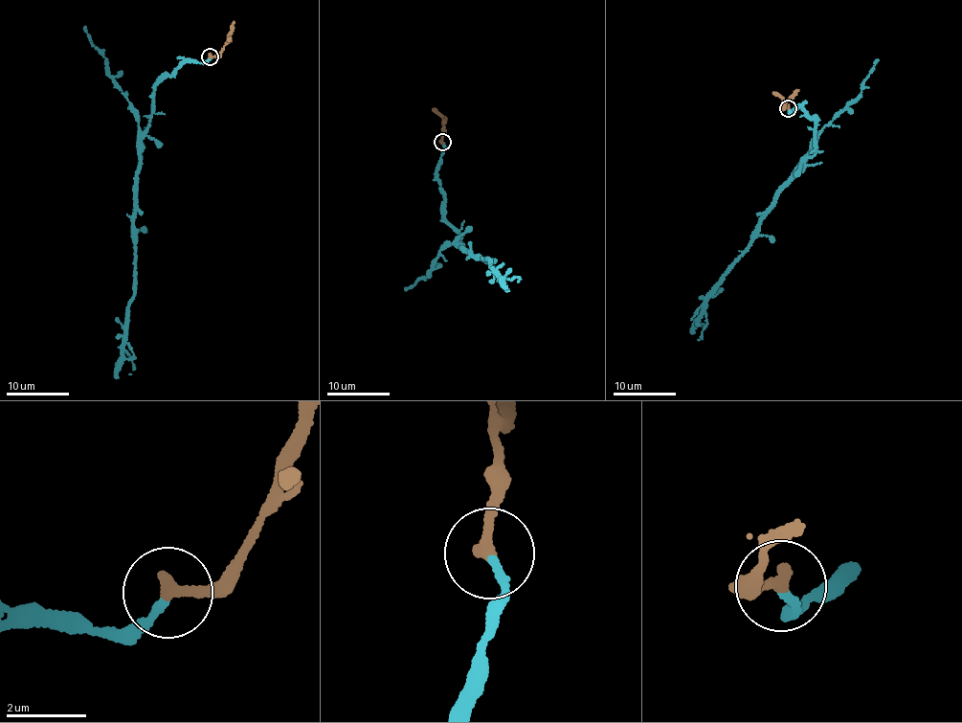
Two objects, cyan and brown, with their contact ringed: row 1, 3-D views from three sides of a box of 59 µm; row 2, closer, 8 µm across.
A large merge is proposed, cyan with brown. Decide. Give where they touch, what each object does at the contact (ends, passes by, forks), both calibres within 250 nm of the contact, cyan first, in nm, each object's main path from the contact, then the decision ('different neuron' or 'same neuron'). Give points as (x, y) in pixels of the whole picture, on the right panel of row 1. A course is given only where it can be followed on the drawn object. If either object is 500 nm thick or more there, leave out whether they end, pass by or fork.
place (788, 108); cyan ends; brown ends; calibres 200 and 320 nm; course cyan (788, 109), (797, 106), (815, 122), (812, 156), (708, 297), (697, 339); course brown (788, 107), (784, 108), (785, 103), (798, 89); same neuron

